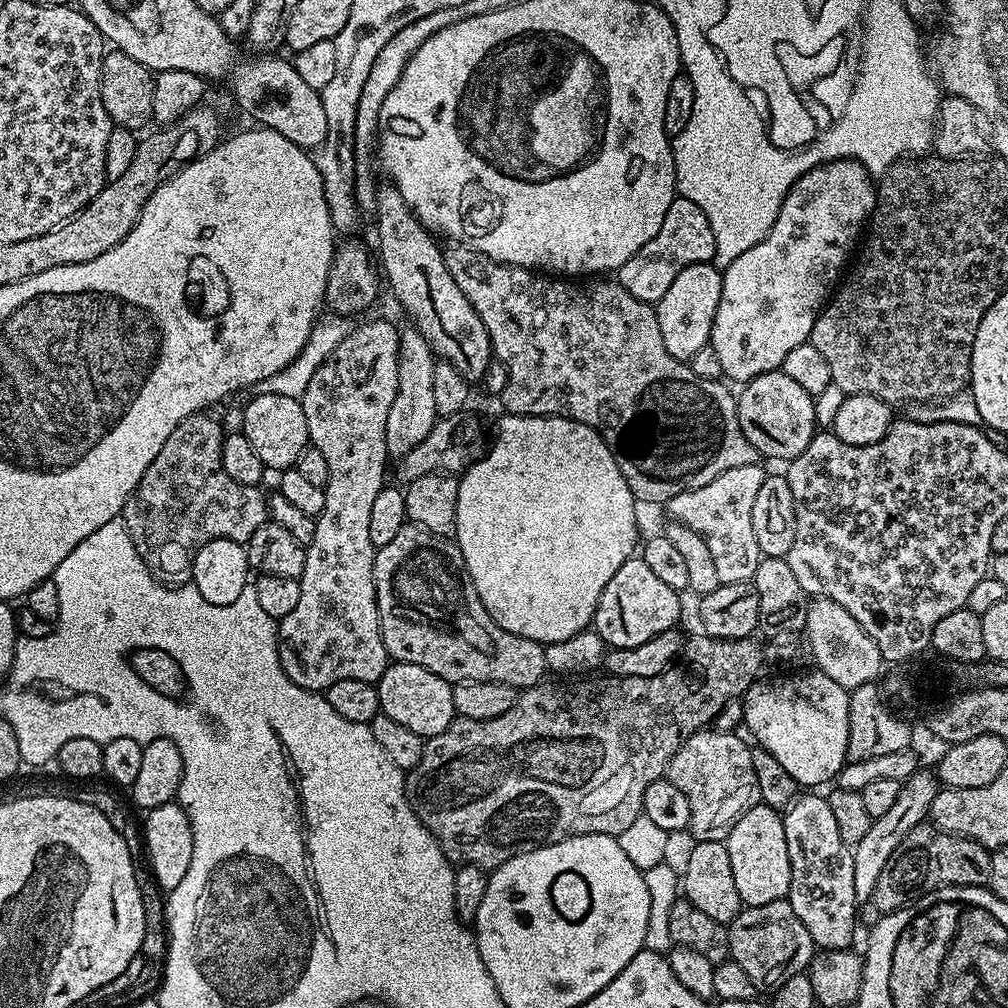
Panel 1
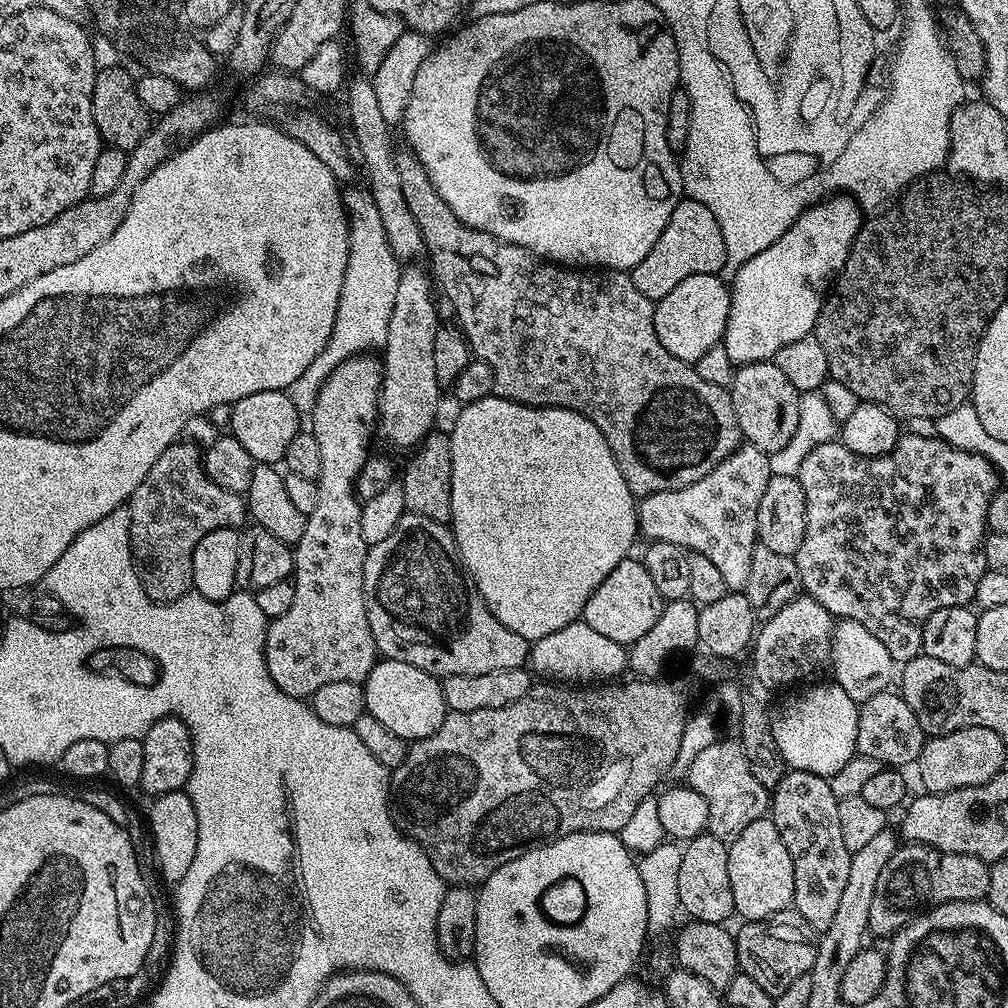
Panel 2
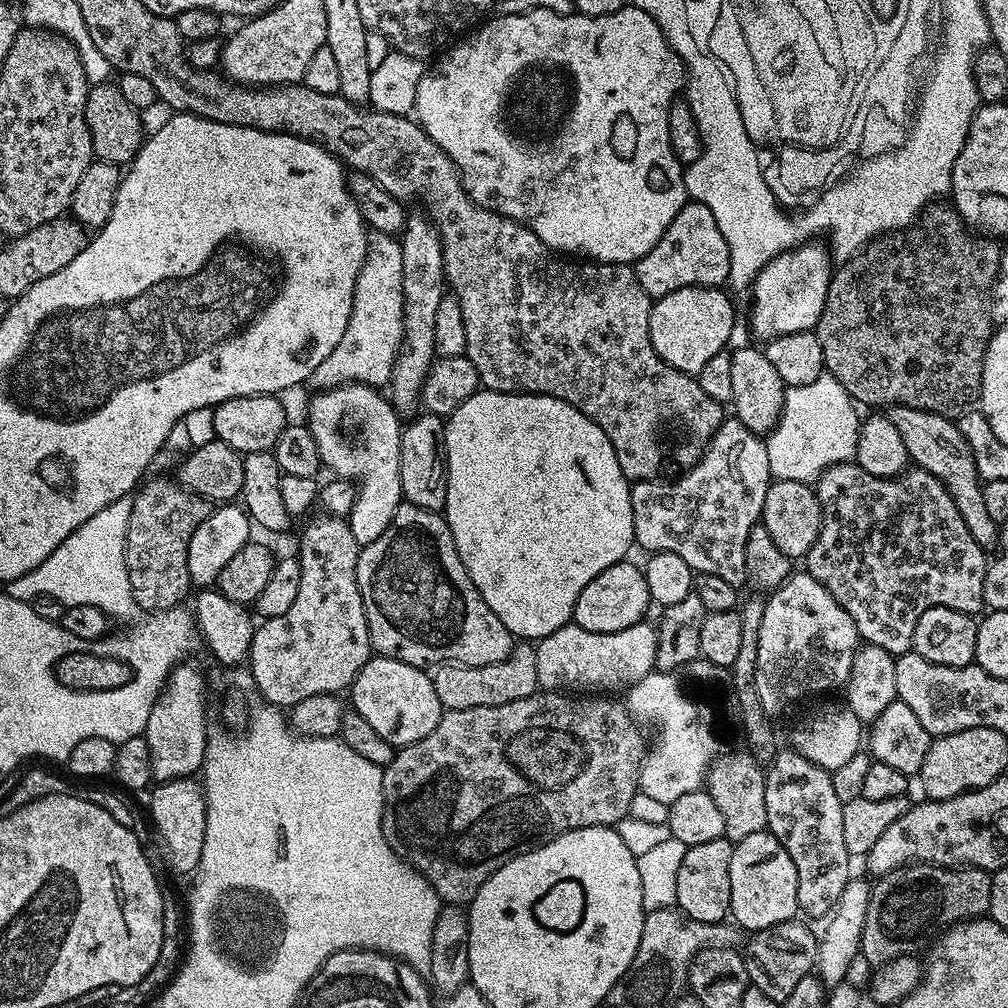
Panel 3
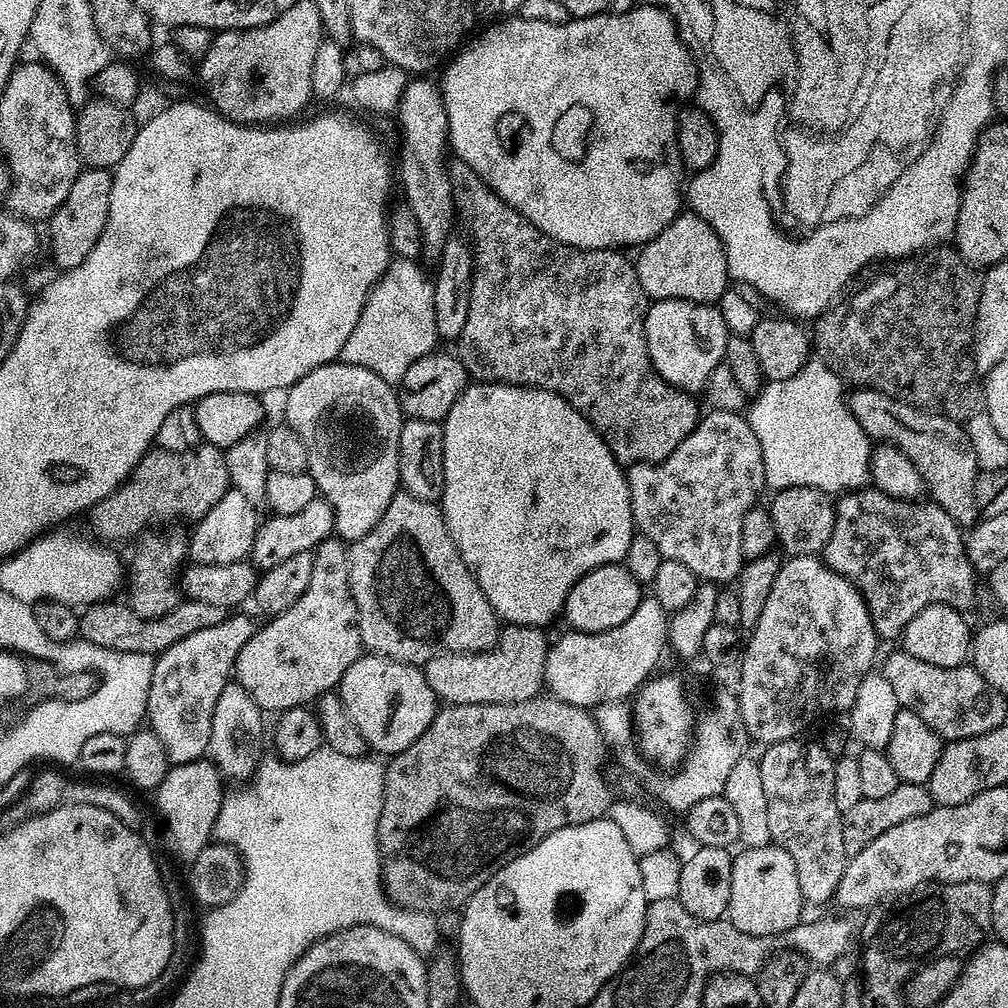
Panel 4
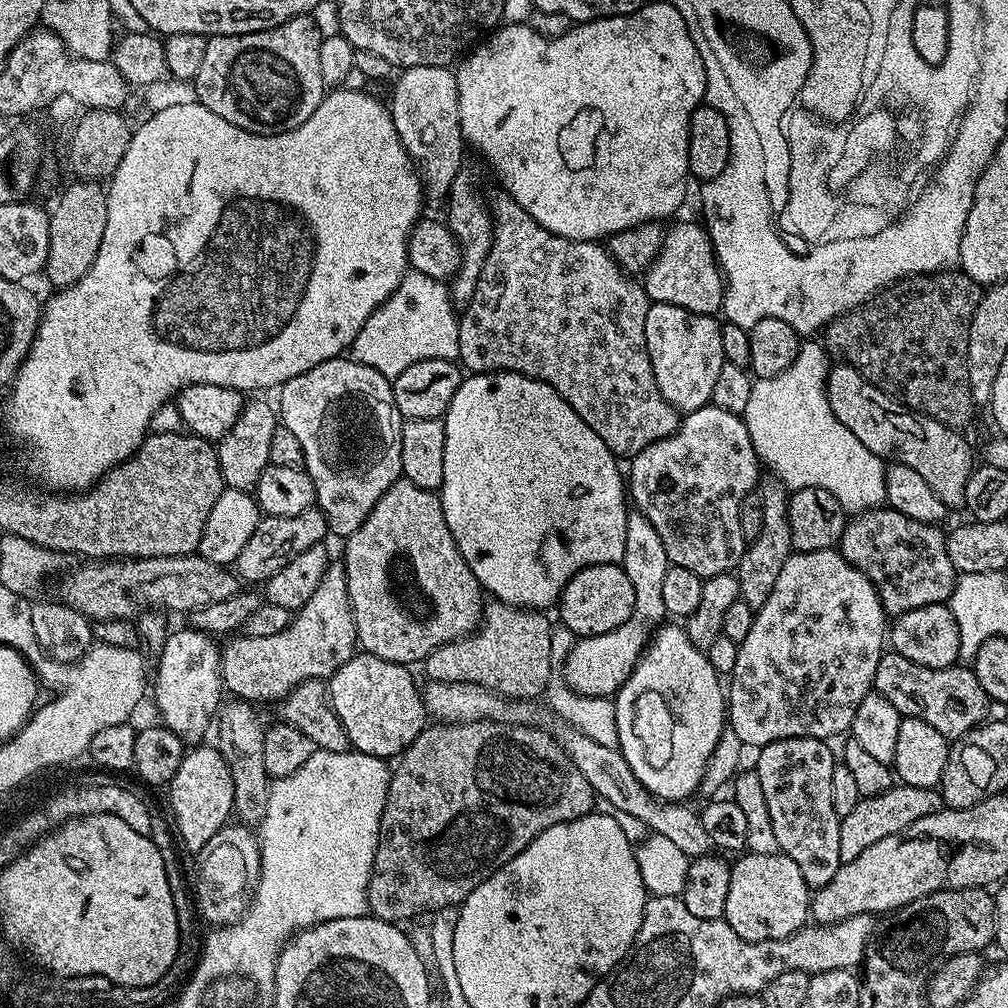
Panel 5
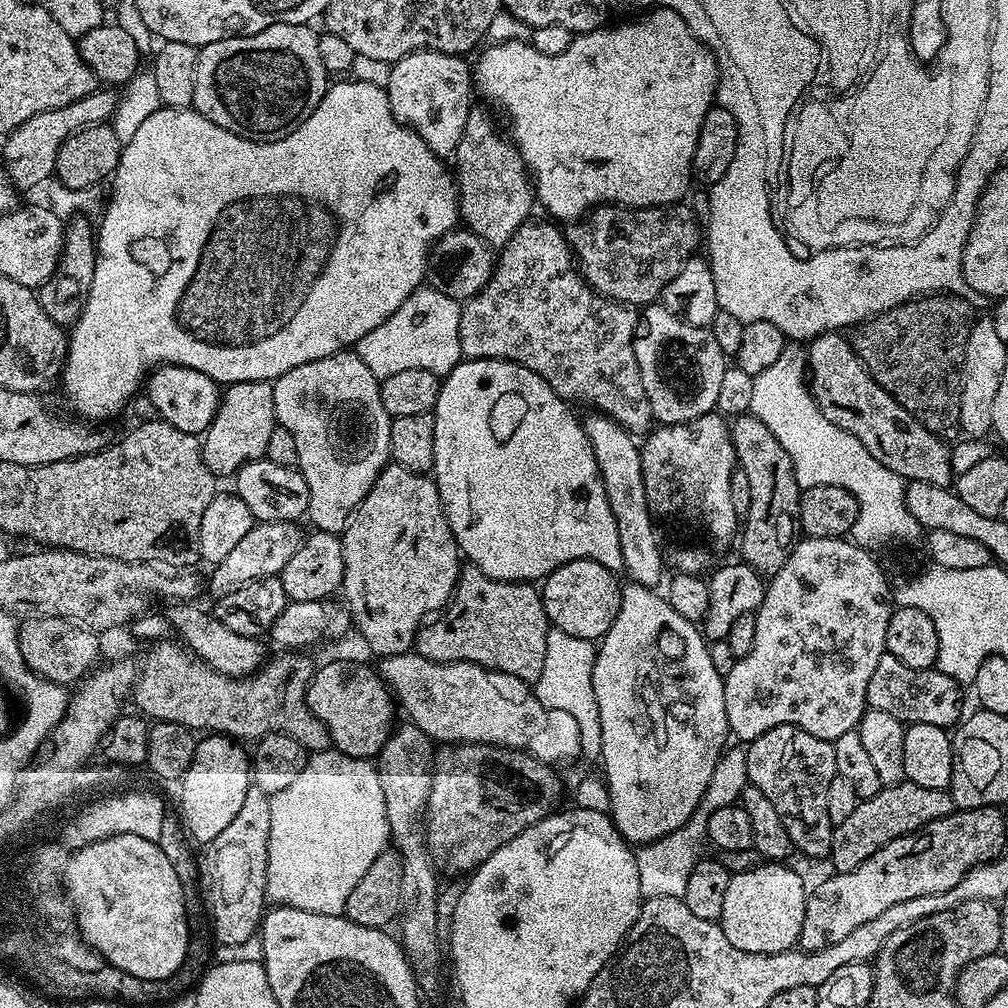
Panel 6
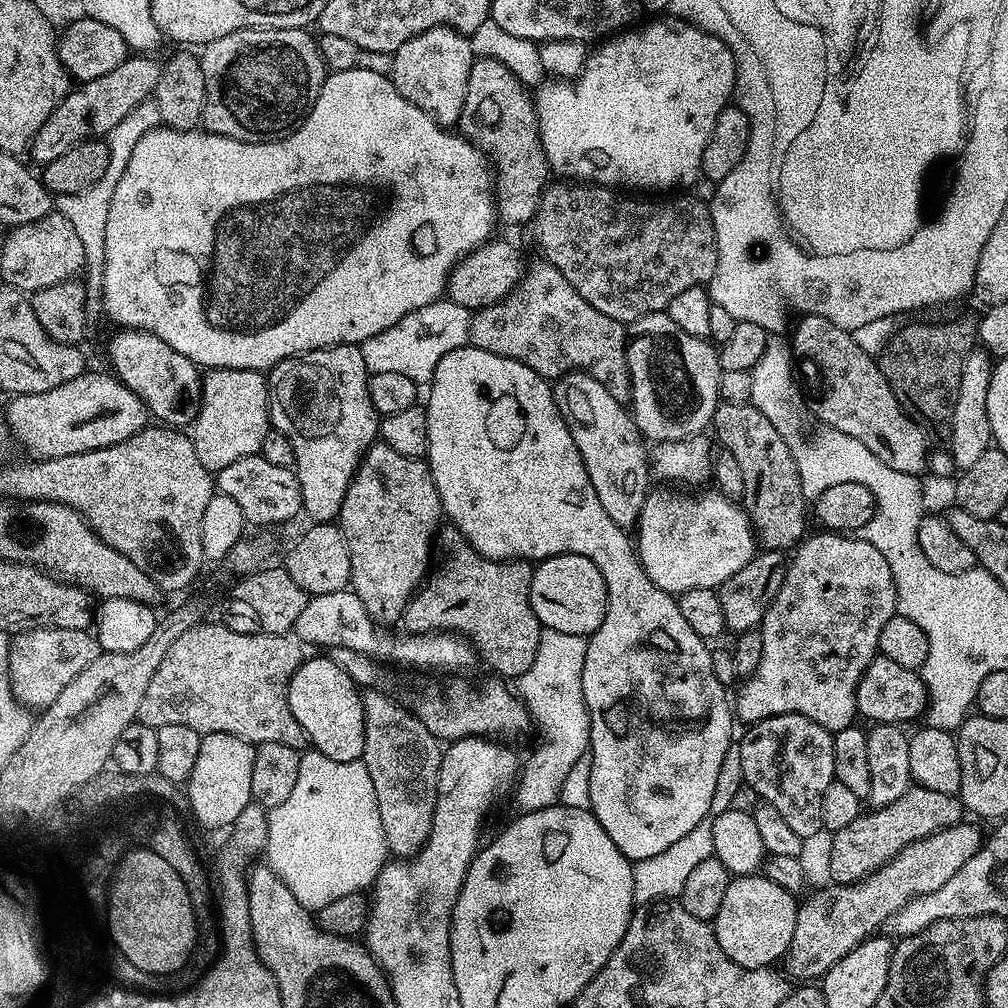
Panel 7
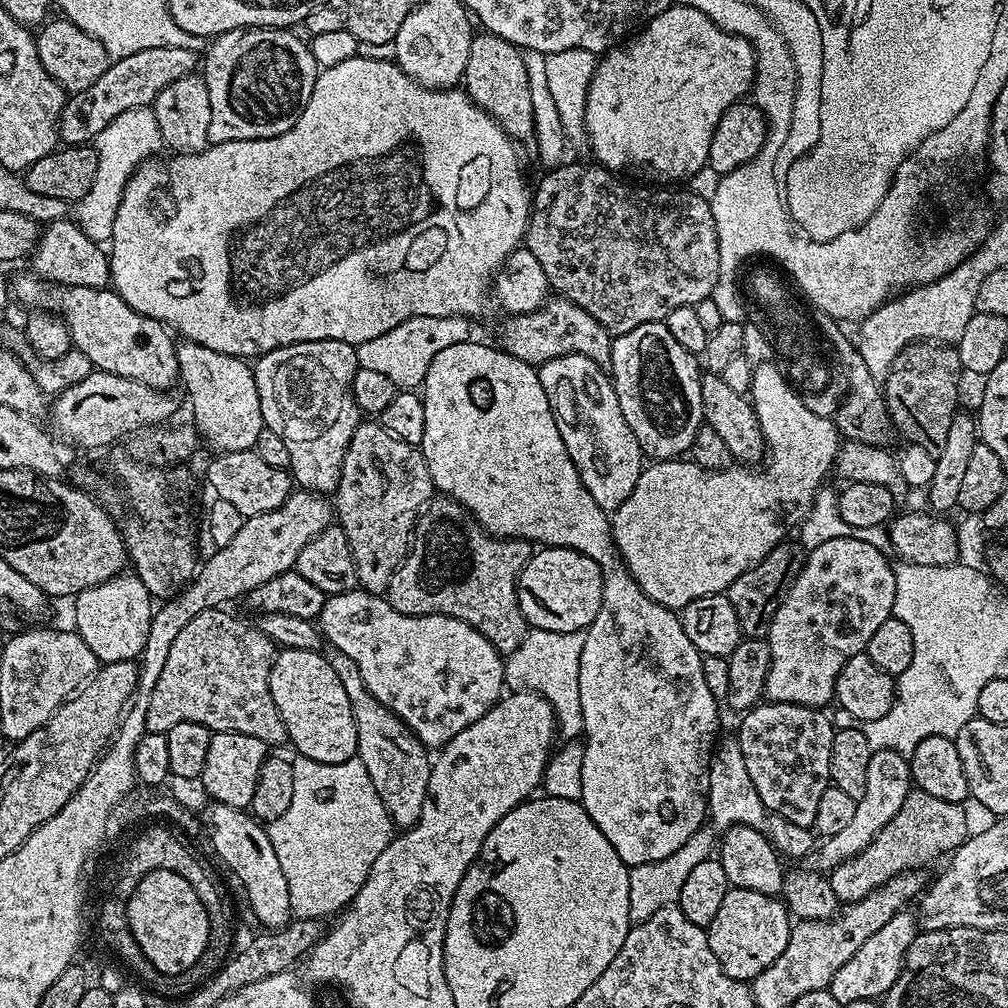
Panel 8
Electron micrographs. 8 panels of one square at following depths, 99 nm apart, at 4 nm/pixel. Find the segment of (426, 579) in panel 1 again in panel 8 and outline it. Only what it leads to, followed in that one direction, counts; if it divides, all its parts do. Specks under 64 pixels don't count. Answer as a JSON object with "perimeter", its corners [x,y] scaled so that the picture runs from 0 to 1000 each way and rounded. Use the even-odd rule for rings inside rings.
{"perimeter":[[[375,419],[355,422],[347,442],[343,442],[343,454],[339,454],[339,470],[331,489],[331,512],[347,538],[353,573],[360,586],[384,588],[391,565],[405,548],[413,516],[430,491],[427,466],[414,441],[391,435]]]}

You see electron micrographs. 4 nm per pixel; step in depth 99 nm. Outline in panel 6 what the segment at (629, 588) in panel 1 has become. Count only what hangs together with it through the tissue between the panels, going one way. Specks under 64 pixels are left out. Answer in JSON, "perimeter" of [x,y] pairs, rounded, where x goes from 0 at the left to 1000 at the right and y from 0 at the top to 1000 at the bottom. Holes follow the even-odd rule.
{"perimeter":[[[570,556],[550,565],[538,576],[540,604],[545,620],[562,629],[569,629],[569,633],[594,636],[594,631],[606,625],[611,610],[617,604],[617,579],[611,574],[604,563],[588,556]]]}

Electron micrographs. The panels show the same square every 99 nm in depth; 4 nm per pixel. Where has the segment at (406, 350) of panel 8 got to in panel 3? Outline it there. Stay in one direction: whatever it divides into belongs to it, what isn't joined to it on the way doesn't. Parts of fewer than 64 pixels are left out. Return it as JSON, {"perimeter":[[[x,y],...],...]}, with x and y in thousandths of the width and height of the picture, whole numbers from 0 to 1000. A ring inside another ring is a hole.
{"perimeter":[[[366,229],[363,256],[355,268],[351,300],[343,331],[331,348],[312,367],[311,386],[333,385],[336,381],[365,381],[377,387],[388,382],[391,359],[401,341],[401,293],[399,292],[399,244],[393,234]]]}

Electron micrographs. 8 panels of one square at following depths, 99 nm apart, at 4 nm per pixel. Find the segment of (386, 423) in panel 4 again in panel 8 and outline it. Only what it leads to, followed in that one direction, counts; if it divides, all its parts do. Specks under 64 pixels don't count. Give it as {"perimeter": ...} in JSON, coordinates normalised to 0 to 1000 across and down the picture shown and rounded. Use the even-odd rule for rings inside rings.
{"perimeter":[[[338,337],[296,339],[288,343],[280,343],[276,347],[268,347],[264,351],[253,354],[250,370],[252,371],[252,379],[256,383],[256,399],[260,399],[262,423],[272,427],[272,431],[276,431],[276,435],[280,435],[280,438],[284,438],[284,446],[288,446],[288,471],[301,487],[314,490],[332,489],[339,470],[339,454],[343,454],[343,442],[347,442],[347,435],[351,435],[351,427],[359,420],[359,410],[351,399],[351,391],[349,390],[349,376],[354,364],[352,344]]]}

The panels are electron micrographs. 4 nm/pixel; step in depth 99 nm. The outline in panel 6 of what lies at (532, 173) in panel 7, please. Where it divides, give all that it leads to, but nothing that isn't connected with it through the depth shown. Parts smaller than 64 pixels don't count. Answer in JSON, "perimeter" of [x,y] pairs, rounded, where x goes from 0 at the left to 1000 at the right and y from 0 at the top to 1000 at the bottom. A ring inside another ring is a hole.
{"perimeter":[[[468,106],[462,117],[462,129],[458,129],[458,141],[454,141],[450,156],[450,178],[456,203],[455,217],[459,225],[474,232],[474,236],[481,238],[489,247],[495,248],[502,240],[506,240],[506,236],[518,223],[525,221],[528,202],[530,206],[530,183],[516,152],[501,136],[501,140],[496,136],[487,113],[483,111],[485,108],[480,107]]]}

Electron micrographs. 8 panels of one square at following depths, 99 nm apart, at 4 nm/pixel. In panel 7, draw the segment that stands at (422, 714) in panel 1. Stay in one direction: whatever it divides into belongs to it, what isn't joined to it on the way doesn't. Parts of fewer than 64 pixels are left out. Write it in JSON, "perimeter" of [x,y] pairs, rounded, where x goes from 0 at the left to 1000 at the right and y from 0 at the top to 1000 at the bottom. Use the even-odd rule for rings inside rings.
{"perimeter":[[[317,649],[303,654],[286,678],[288,708],[296,712],[296,720],[304,724],[307,739],[331,756],[357,754],[361,738],[361,706],[358,684],[342,666],[335,664]]]}

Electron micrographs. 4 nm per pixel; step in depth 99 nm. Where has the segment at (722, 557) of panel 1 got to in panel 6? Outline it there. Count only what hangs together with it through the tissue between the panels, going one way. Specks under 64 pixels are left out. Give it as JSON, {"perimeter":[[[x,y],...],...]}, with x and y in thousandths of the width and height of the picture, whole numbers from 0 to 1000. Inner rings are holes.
{"perimeter":[[[704,408],[699,413],[676,421],[651,423],[635,440],[637,478],[641,478],[641,498],[648,513],[664,512],[695,524],[710,540],[731,535],[732,512],[726,493],[726,471],[731,471],[726,427],[719,414]]]}

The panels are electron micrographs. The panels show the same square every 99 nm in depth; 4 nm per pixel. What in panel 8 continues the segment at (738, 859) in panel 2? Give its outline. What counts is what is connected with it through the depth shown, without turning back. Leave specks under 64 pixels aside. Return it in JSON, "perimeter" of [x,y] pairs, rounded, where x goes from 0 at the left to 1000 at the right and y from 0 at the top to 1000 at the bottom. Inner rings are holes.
{"perimeter":[[[723,880],[712,907],[708,907],[708,915],[702,917],[700,924],[704,942],[708,942],[708,950],[712,950],[716,962],[720,962],[724,970],[745,974],[780,942],[786,917],[777,892],[752,887],[752,883]]]}

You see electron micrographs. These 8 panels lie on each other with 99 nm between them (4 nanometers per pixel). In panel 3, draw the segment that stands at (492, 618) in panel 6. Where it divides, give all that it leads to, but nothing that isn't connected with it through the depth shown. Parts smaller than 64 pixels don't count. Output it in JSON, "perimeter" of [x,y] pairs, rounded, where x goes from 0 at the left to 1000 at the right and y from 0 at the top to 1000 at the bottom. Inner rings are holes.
{"perimeter":[[[516,637],[498,657],[486,661],[462,661],[461,659],[438,659],[428,668],[429,680],[435,688],[435,696],[441,704],[462,704],[474,700],[498,700],[502,696],[514,696],[514,692],[528,690],[534,685],[534,653],[527,638]]]}

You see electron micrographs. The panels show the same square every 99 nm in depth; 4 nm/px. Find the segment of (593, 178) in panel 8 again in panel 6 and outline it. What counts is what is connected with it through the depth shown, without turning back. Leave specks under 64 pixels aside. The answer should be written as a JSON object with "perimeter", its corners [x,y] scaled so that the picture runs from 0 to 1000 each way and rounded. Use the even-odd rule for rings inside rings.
{"perimeter":[[[672,200],[670,202],[658,202],[652,206],[621,206],[614,202],[597,202],[576,214],[574,218],[564,221],[562,226],[563,236],[563,245],[567,248],[567,253],[573,263],[573,269],[586,286],[602,294],[605,298],[614,298],[617,302],[624,304],[642,304],[648,300],[654,299],[659,293],[659,286],[671,275],[673,268],[681,259],[688,257],[691,253],[690,245],[696,242],[696,222],[690,219],[690,214],[682,206],[682,201]]]}

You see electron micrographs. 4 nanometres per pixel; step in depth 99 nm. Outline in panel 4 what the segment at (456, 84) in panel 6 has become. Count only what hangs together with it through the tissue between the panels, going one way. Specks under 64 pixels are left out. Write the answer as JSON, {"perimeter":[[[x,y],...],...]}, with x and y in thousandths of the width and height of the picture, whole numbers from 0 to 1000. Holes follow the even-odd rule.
{"perimeter":[[[429,77],[406,78],[403,89],[397,98],[395,116],[397,115],[397,163],[395,159],[395,183],[401,186],[400,201],[411,212],[417,225],[417,240],[422,251],[426,250],[429,256],[436,255],[445,234],[449,233],[448,218],[453,217],[452,201],[448,195],[448,182],[444,176],[444,158],[446,144],[444,141],[444,118],[440,95],[437,91],[436,82]]]}

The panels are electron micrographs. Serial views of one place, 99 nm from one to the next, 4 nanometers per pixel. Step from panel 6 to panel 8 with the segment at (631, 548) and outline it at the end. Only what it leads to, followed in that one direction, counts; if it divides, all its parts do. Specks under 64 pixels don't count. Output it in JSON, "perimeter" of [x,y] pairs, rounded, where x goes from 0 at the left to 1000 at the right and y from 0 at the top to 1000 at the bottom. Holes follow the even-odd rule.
{"perimeter":[[[577,351],[546,355],[535,362],[534,368],[538,387],[542,387],[546,407],[554,419],[554,431],[558,431],[558,438],[562,438],[562,450],[565,458],[569,458],[577,474],[577,482],[585,486],[585,494],[589,494],[589,498],[593,498],[593,502],[597,502],[600,508],[610,508],[613,502],[617,502],[617,498],[621,498],[621,494],[625,494],[625,490],[629,490],[629,482],[641,463],[641,453],[633,442],[633,435],[629,435],[629,427],[625,427],[625,423],[621,423],[621,415],[617,415],[617,403],[613,403],[613,391],[604,370]]]}

